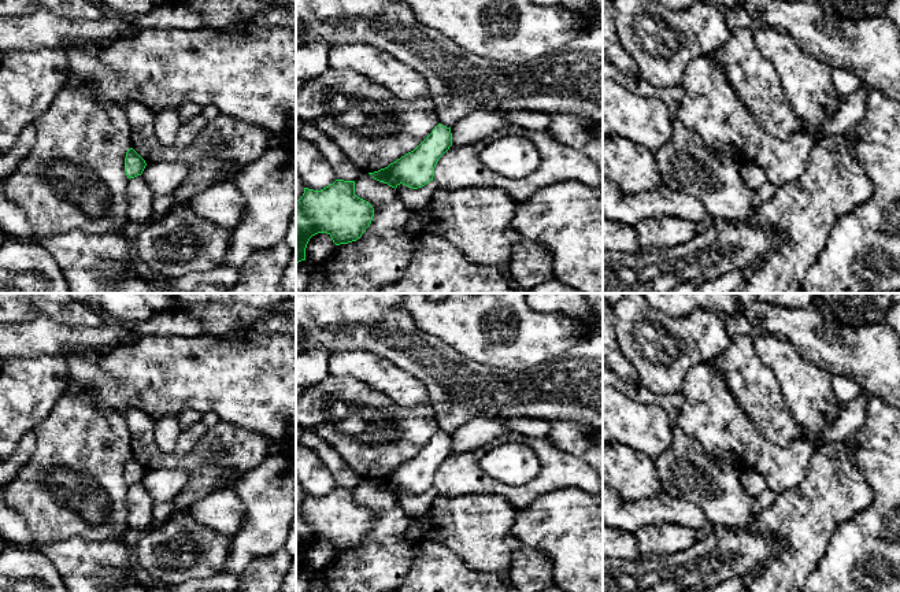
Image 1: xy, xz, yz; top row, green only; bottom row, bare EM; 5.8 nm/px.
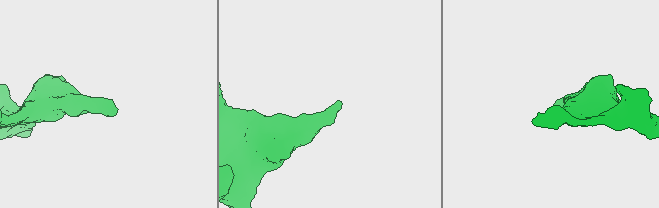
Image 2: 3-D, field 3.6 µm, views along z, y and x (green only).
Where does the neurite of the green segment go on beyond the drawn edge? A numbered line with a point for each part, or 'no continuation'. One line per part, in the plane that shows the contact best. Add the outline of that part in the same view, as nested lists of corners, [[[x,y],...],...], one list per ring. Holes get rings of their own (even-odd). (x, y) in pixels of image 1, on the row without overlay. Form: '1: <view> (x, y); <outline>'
no continuation

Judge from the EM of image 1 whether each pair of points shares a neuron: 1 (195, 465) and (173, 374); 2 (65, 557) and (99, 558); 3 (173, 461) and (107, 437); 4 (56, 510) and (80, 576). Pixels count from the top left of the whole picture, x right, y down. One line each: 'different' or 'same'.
1: different
2: same
3: different
4: different

